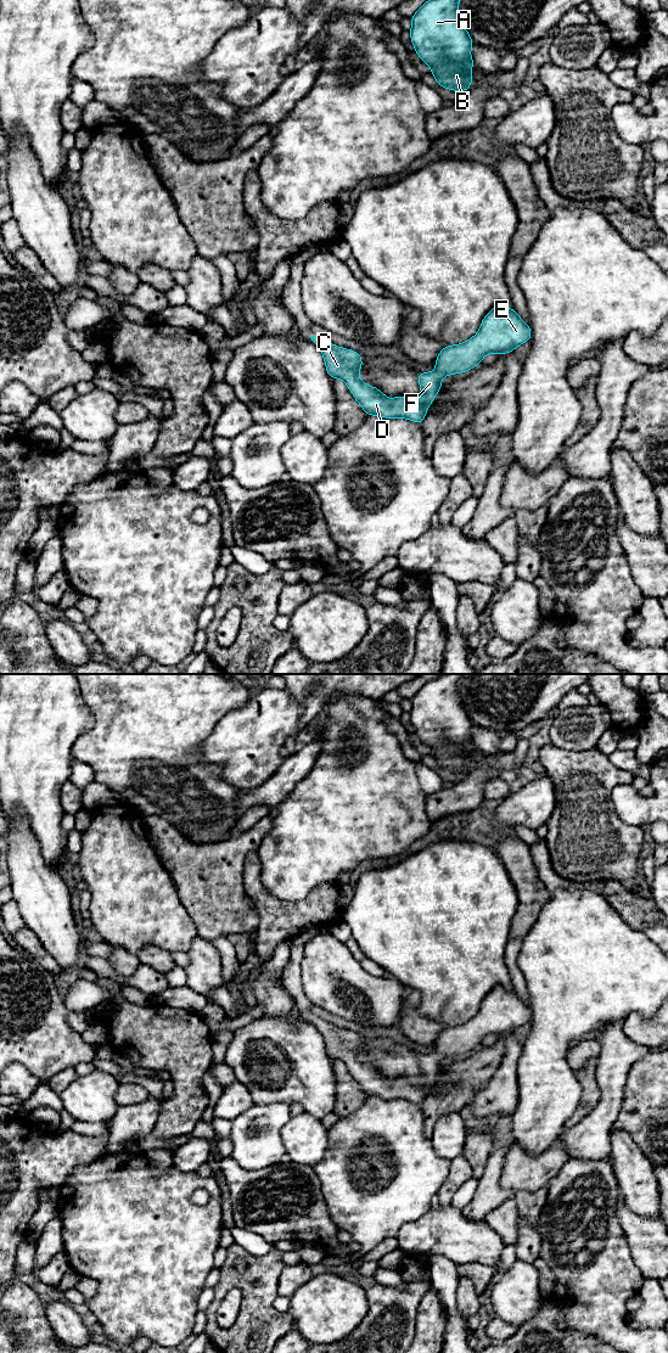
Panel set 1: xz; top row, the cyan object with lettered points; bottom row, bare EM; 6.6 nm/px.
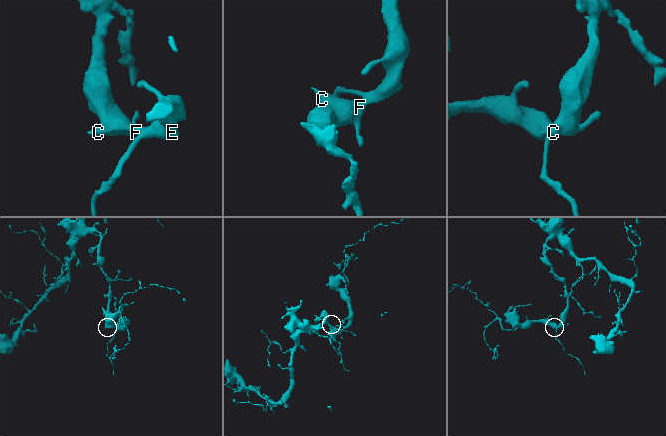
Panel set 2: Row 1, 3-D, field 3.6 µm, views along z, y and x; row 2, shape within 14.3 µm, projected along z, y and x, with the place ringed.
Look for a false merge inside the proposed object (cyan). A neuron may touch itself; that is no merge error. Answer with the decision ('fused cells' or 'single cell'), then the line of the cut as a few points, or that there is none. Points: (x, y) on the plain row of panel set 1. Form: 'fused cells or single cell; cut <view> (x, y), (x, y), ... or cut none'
single cell; cut none

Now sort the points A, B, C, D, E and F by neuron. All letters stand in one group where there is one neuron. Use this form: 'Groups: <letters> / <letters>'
Groups: A B C D E F

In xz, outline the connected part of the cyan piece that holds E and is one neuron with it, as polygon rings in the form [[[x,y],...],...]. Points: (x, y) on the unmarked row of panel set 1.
[[[498,986],[481,1004],[478,1014],[468,1022],[445,1027],[438,1035],[432,1054],[417,1054],[421,1082],[411,1083],[406,1077],[387,1079],[382,1072],[364,1065],[358,1054],[363,1049],[361,1037],[348,1029],[337,1028],[321,1018],[310,1017],[324,1038],[326,1054],[346,1063],[349,1073],[369,1097],[408,1100],[422,1107],[428,1088],[440,1072],[444,1057],[466,1054],[482,1045],[484,1037],[511,1034],[531,1022],[532,1011],[513,989]]]

